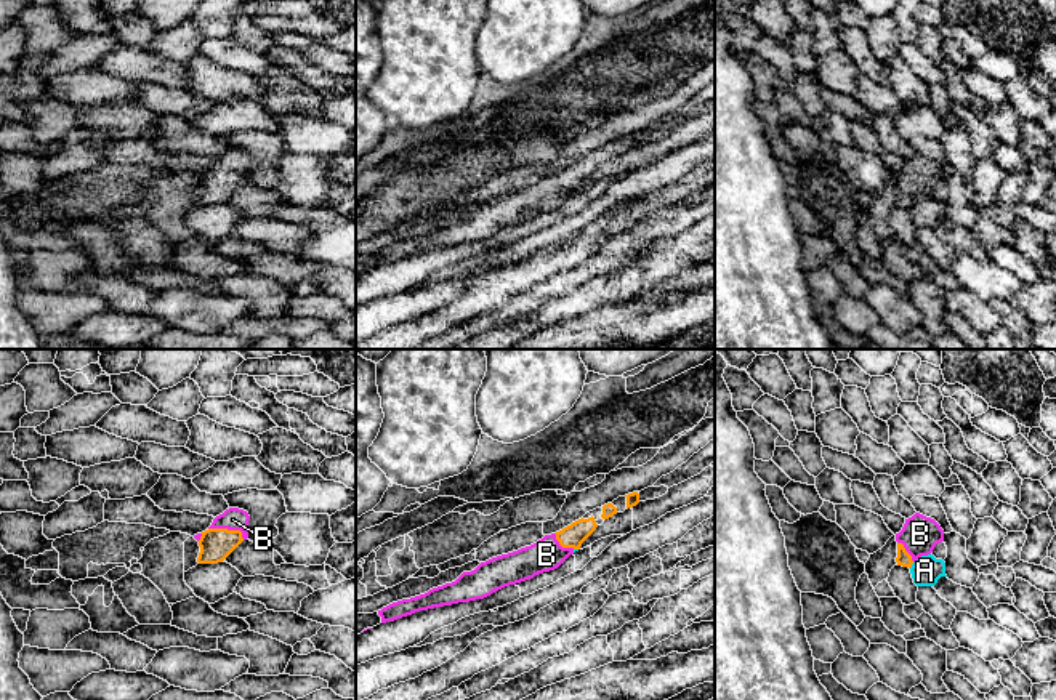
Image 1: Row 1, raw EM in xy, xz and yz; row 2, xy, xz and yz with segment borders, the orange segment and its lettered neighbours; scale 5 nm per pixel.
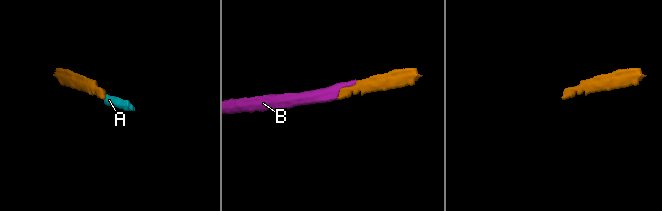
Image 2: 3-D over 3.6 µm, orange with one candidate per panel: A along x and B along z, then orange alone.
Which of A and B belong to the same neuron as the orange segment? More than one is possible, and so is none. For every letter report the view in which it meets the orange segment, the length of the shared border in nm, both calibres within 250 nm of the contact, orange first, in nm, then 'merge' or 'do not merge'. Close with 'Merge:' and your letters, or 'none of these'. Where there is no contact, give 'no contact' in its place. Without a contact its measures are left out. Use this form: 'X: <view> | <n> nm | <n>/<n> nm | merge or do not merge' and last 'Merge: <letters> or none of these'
A: yz | 40 nm | 70/150 nm | do not merge
B: xy | 190 nm | 160/110 nm | merge
Merge: B

